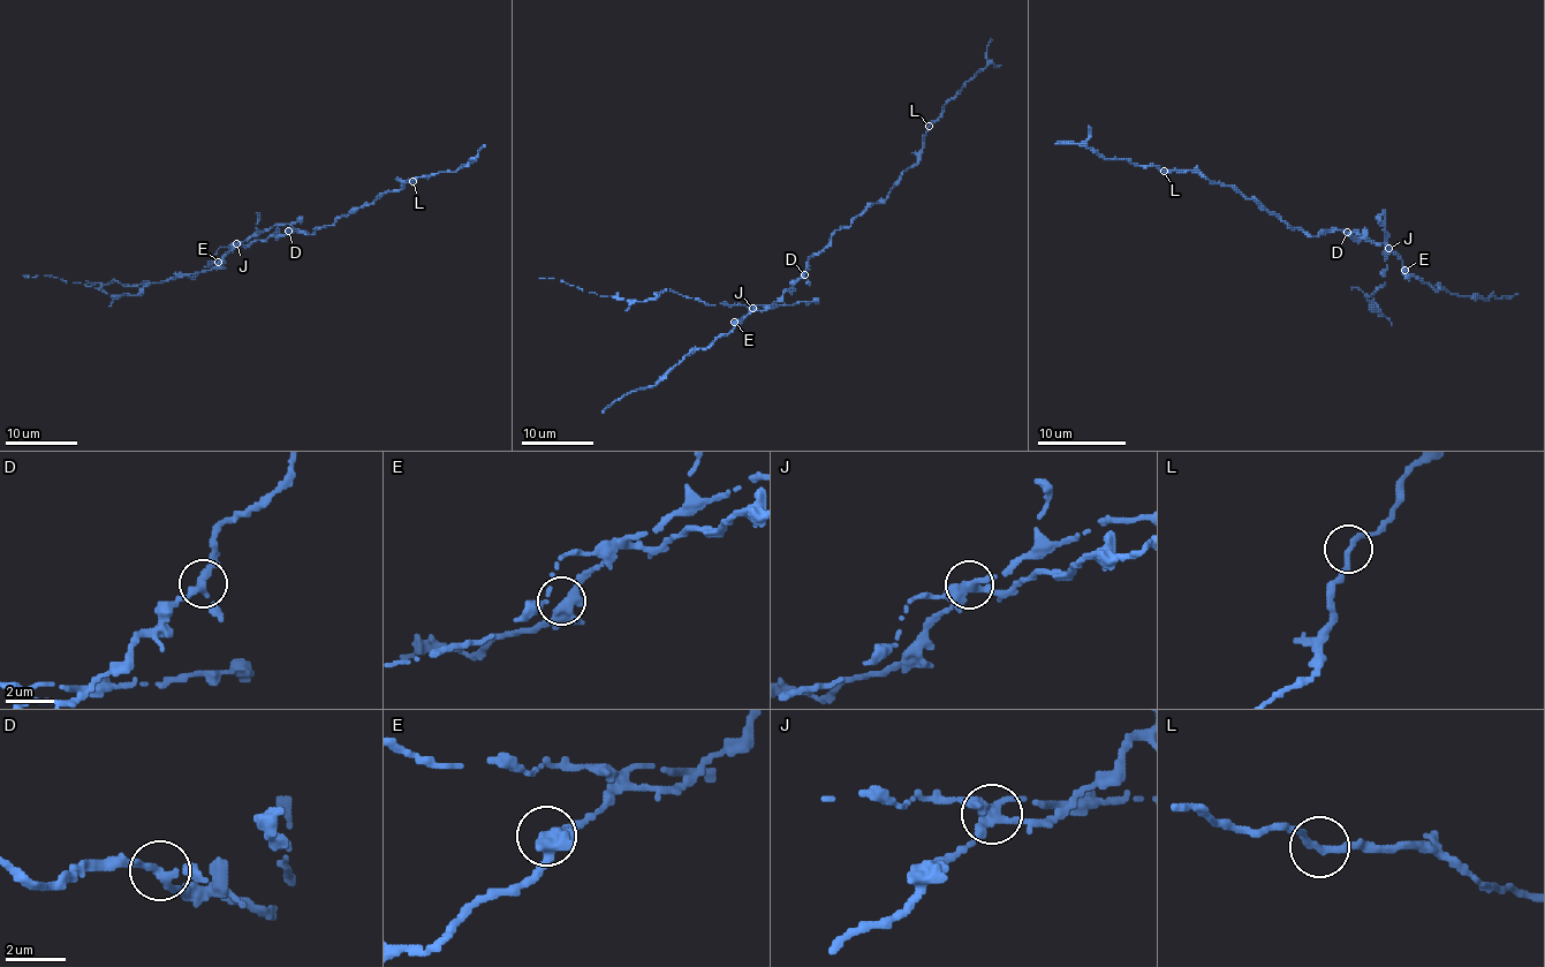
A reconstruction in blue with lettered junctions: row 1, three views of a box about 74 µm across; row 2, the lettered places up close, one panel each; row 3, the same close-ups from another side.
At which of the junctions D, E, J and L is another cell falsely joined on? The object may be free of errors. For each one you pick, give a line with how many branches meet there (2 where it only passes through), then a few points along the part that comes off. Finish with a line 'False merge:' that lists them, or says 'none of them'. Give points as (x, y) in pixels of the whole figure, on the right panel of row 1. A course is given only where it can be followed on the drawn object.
J: Branches: 3. Course of the part to remove: (1390, 248), (1385, 252), (1385, 285), (1365, 296), (1376, 311), (1380, 311), (1371, 296), (1352, 287)
False merge: J

